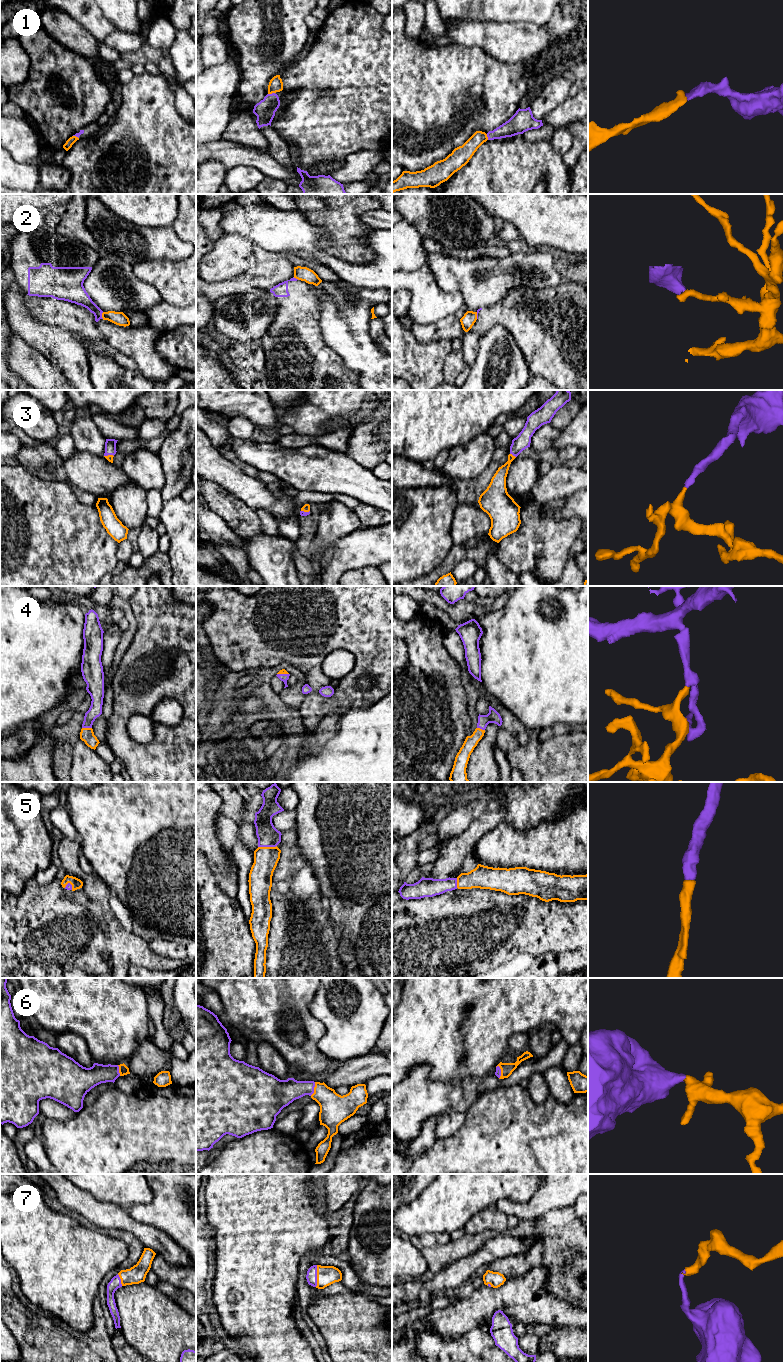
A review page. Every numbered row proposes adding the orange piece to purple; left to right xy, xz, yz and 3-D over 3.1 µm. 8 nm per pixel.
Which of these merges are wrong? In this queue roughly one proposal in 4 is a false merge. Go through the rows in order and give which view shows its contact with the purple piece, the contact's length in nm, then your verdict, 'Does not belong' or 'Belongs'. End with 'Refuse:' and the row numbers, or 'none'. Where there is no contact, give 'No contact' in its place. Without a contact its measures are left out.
1: Touches purple in xz. Shared border 60 nm. Belongs
2: Touches purple in xy. Shared border 60 nm. Does not belong
3: Touches purple in yz. Shared border 60 nm. Belongs
4: Touches purple in xy. Shared border 80 nm. Belongs
5: Touches purple in xz. Shared border 150 nm. Belongs
6: Touches purple in xz. Shared border 120 nm. Belongs
7: Touches purple in xz. Shared border 180 nm. Belongs
Refuse: 2

